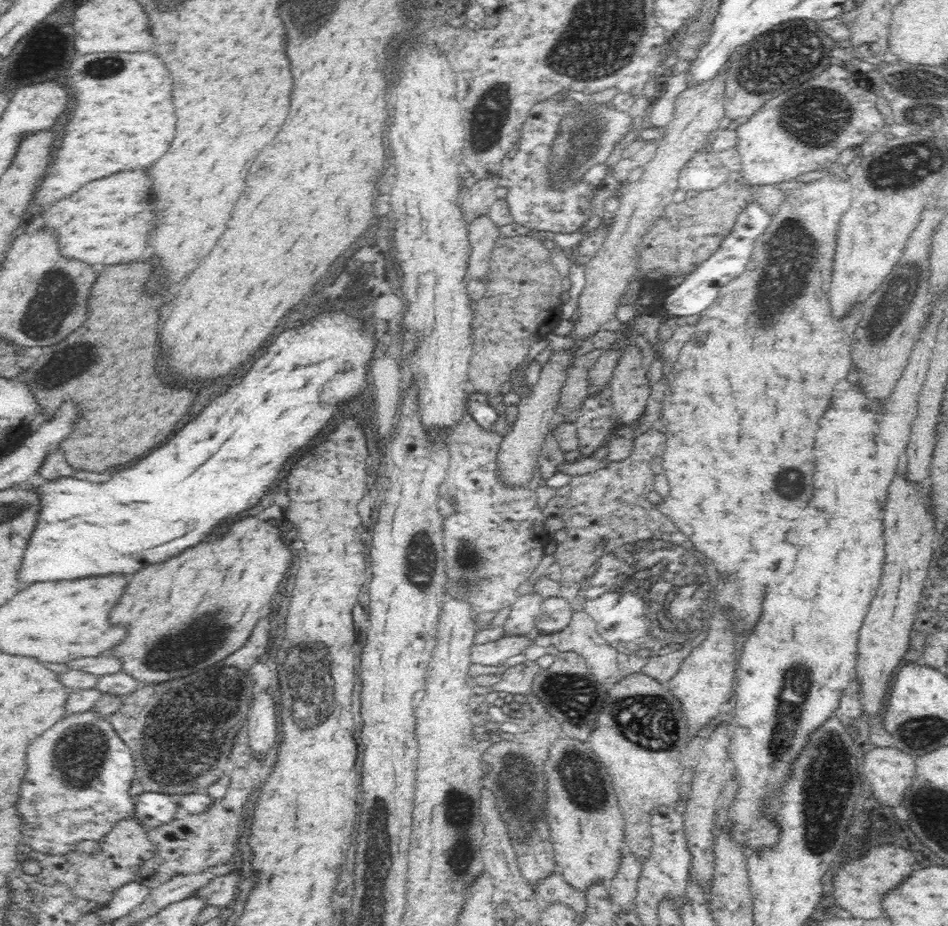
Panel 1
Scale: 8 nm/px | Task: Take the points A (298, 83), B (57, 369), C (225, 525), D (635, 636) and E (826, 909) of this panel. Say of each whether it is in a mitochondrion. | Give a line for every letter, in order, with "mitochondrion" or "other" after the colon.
A: other
B: mitochondrion
C: other
D: mitochondrion
E: other

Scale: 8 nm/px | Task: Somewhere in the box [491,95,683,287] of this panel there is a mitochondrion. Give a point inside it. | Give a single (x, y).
(582, 140)

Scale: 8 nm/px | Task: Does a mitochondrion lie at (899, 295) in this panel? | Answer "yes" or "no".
yes

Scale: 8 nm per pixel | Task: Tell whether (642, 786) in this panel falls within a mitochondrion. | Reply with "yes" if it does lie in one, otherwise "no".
no

